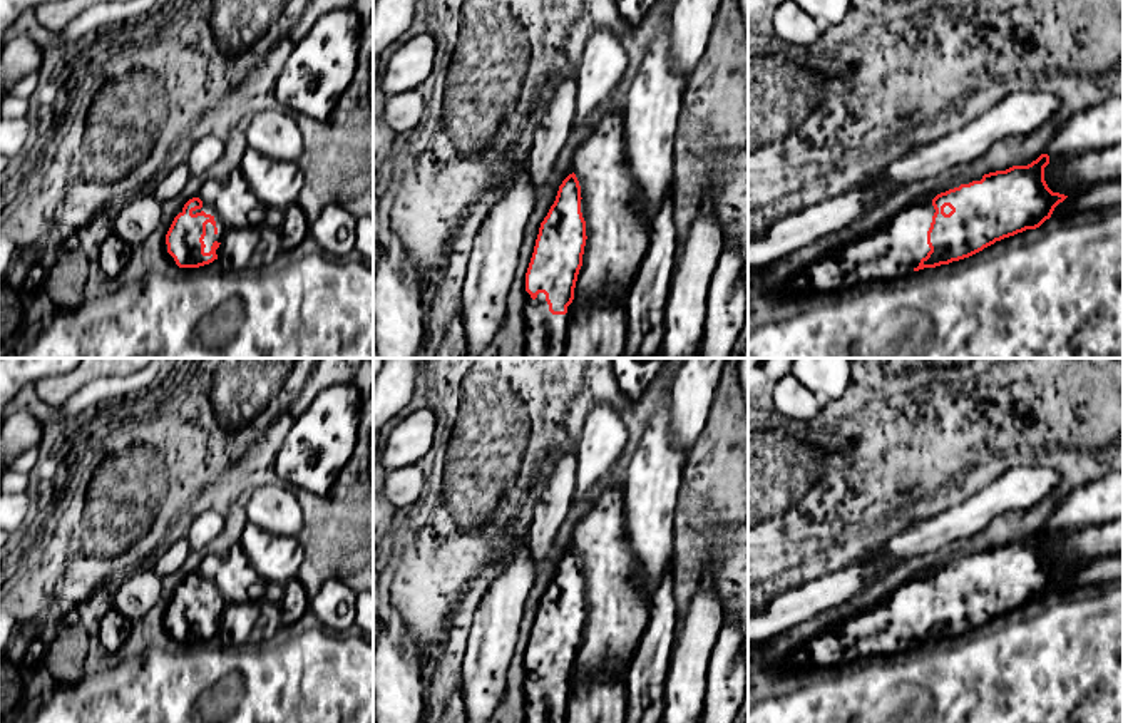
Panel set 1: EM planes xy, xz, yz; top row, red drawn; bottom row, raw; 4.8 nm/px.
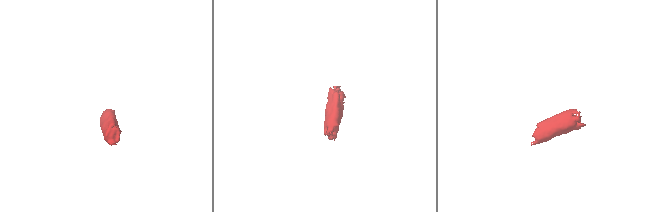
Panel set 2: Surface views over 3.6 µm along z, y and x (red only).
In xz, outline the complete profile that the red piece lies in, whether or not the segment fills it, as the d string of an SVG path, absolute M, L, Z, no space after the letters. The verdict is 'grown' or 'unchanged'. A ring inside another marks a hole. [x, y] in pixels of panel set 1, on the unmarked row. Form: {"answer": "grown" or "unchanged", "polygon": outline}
{"answer": "grown", "polygon": "M576 549L559 561L526 648L526 723L566 723L586 621L586 582Z"}

